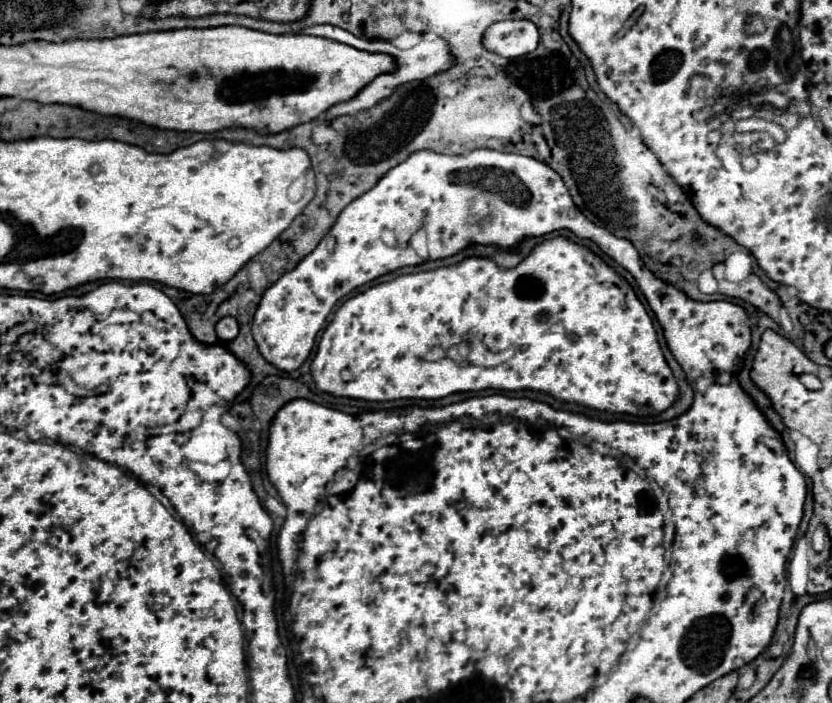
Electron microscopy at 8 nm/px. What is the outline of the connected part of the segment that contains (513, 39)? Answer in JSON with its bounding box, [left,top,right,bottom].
[483,19,539,57]

